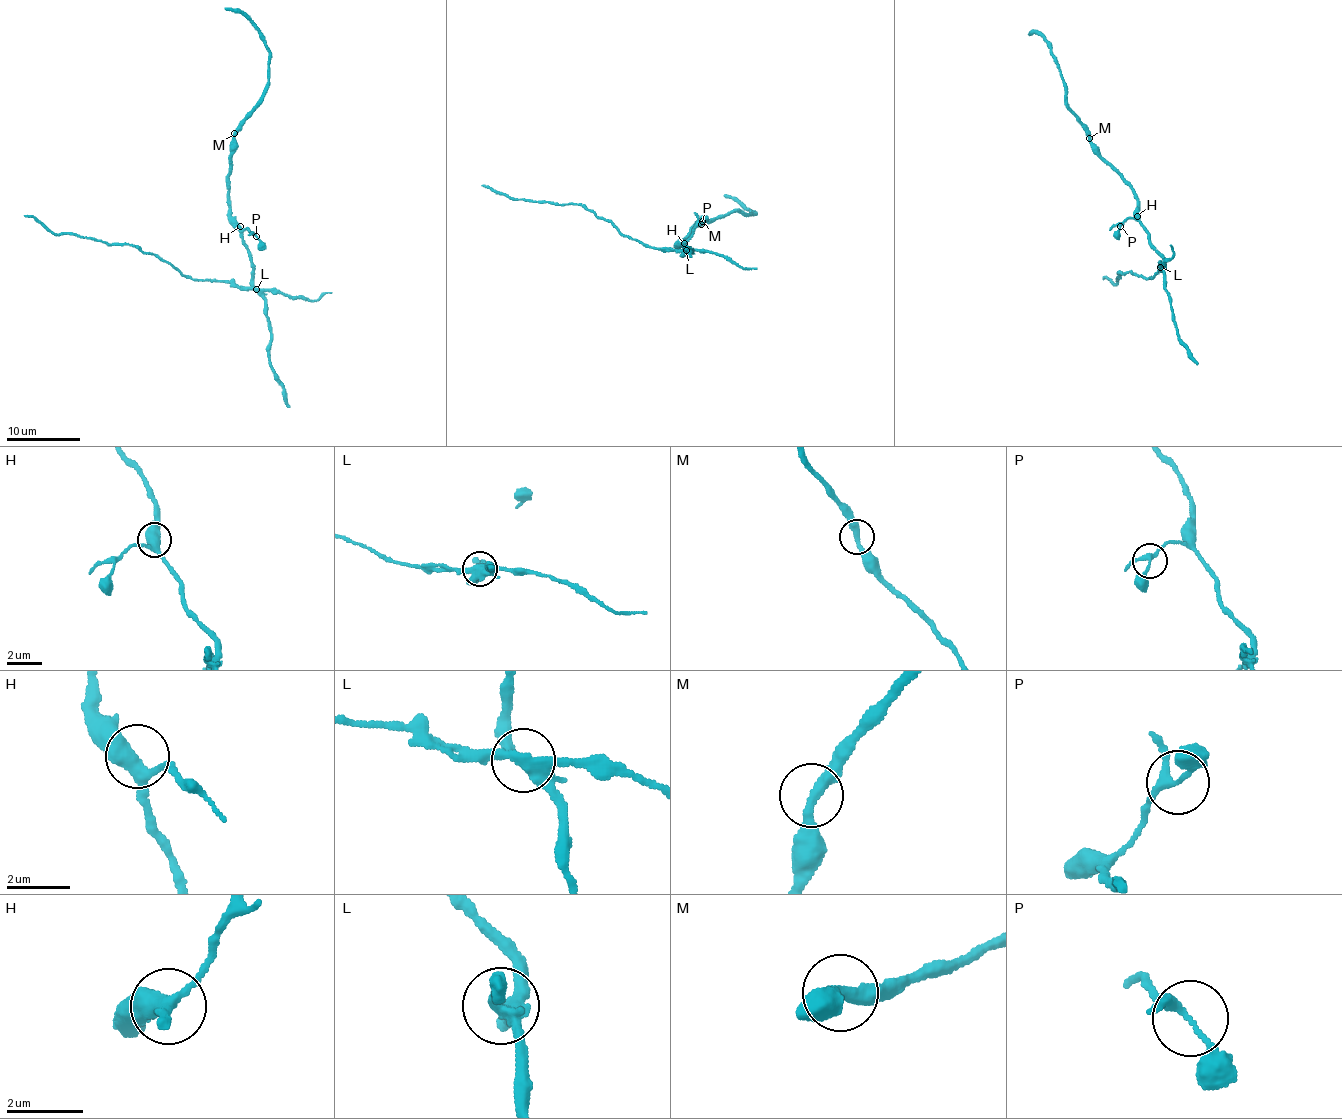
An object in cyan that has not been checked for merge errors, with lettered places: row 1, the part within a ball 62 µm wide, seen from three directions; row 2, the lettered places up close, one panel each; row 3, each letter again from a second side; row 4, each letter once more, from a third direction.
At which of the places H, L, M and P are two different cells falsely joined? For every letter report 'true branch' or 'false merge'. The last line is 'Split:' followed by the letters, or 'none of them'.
H: true branch
L: false merge
M: true branch
P: true branch
Split: L

